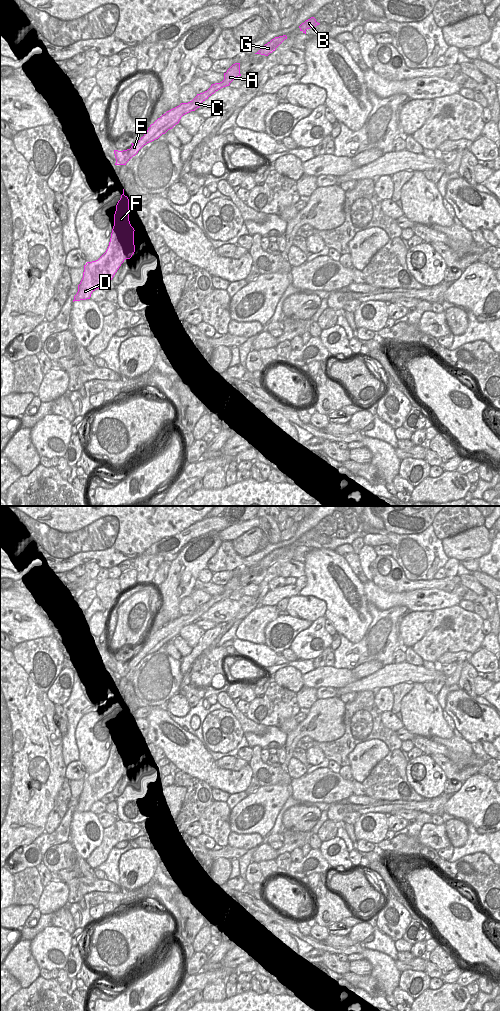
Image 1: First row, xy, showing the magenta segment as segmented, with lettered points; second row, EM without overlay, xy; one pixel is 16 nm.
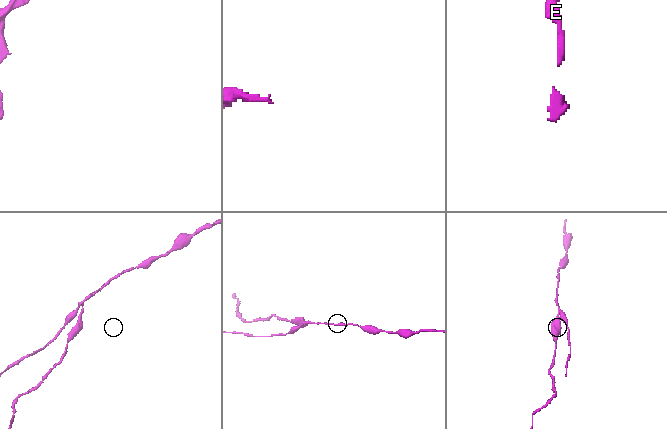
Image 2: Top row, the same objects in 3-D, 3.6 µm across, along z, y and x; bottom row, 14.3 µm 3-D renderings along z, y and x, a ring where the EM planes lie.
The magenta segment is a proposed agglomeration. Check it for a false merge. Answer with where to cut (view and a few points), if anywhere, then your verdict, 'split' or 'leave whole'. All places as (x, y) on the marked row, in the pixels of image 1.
cut xy (132, 155), (129, 158); split

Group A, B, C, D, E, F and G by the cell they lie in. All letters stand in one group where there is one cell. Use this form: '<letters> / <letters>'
A B C E G / D F

